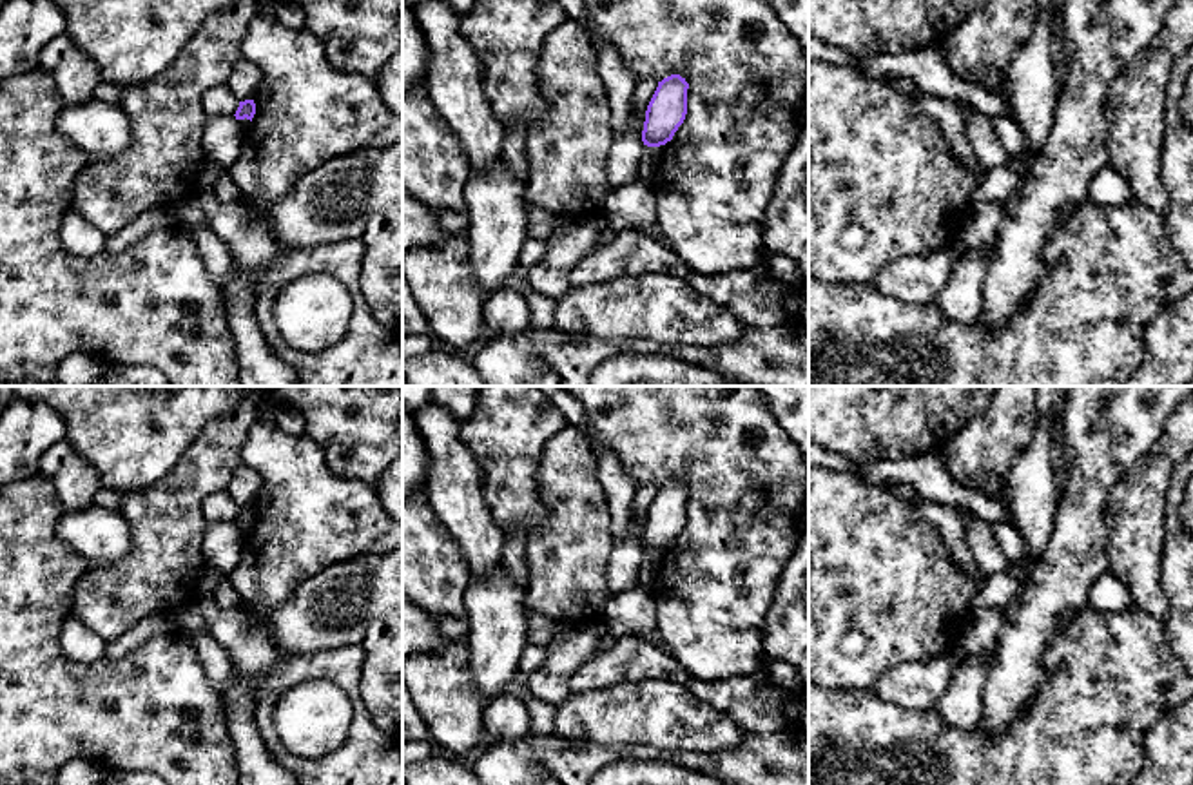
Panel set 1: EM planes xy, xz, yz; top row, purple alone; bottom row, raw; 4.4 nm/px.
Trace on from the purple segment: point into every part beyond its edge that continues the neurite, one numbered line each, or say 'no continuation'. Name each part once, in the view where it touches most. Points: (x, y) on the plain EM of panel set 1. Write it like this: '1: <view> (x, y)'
no continuation

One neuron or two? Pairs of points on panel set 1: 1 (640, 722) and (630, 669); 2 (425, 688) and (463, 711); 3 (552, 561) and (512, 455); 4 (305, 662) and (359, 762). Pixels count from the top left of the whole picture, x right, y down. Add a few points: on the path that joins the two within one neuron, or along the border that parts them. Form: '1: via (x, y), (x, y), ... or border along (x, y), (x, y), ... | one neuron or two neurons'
1: border along (677, 682), (617, 682), (591, 691) | two neurons
2: via (434, 688), (454, 706) | one neuron
3: border along (539, 486), (548, 521), (528, 541) | two neurons
4: via (334, 671), (354, 691), (359, 707), (359, 733) | one neuron

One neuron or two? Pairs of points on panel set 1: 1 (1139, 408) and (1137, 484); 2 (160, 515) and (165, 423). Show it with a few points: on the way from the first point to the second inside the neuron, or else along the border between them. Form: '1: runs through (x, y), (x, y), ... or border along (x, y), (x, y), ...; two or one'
1: border along (1163, 428), (1157, 441), (1108, 494); two
2: border along (191, 446), (165, 475), (151, 484), (122, 494); two

